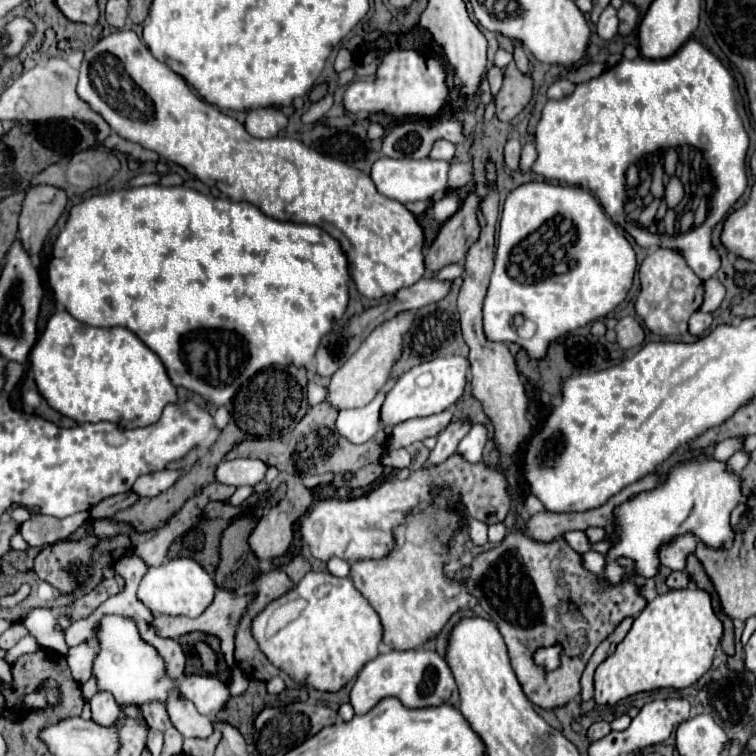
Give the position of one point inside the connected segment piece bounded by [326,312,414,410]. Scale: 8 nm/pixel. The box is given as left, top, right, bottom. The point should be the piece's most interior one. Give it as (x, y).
(364, 375)

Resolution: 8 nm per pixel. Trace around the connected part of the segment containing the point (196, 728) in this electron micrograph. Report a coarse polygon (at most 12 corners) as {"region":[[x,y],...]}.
{"region":[[168,692],[172,726],[184,736],[208,738],[212,720],[180,692]]}

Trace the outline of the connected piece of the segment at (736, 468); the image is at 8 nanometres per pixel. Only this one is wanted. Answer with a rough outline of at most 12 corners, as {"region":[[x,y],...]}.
{"region":[[738,450],[728,460],[728,470],[742,472],[750,452]]}

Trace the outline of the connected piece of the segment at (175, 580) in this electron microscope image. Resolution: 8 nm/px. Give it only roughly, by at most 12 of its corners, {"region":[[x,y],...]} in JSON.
{"region":[[192,558],[148,568],[138,600],[152,614],[200,616],[216,584]]}

